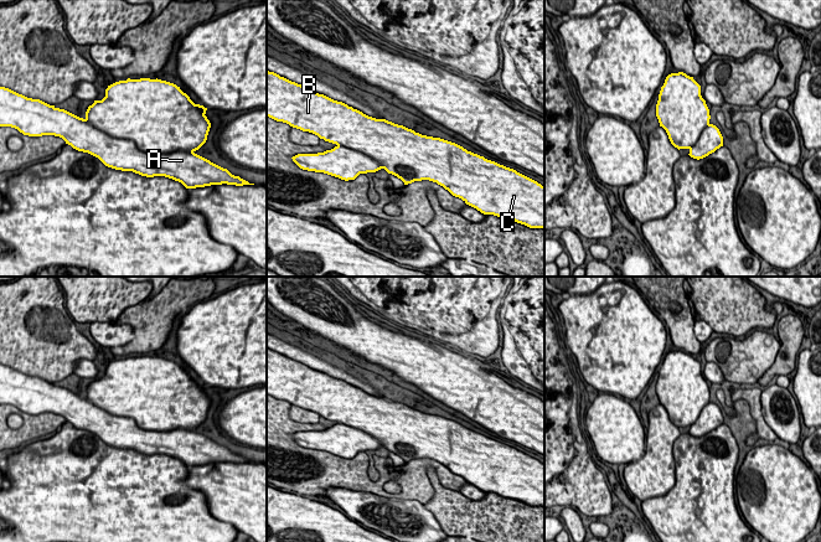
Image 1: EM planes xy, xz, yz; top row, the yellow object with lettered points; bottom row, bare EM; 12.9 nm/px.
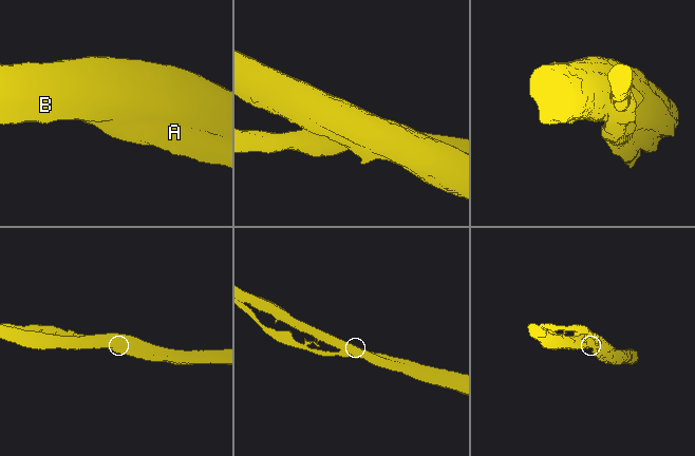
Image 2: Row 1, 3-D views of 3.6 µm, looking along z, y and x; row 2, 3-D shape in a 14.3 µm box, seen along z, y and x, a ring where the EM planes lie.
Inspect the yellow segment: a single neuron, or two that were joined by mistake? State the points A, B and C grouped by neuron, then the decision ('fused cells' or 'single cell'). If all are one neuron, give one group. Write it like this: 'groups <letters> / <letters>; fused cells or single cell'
groups A / B C; fused cells

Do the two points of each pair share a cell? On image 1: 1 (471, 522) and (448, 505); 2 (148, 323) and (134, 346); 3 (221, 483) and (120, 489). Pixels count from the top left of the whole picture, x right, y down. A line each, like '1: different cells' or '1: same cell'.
1: same cell
2: same cell
3: different cells

